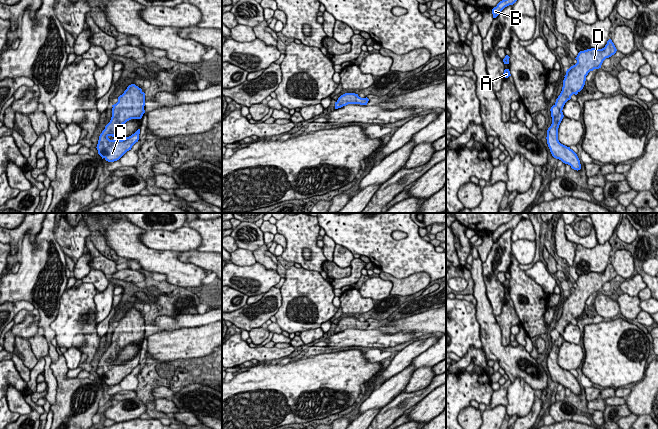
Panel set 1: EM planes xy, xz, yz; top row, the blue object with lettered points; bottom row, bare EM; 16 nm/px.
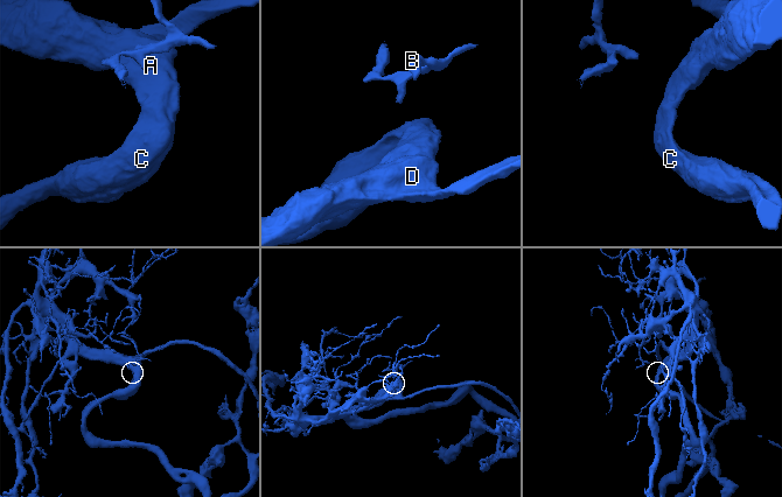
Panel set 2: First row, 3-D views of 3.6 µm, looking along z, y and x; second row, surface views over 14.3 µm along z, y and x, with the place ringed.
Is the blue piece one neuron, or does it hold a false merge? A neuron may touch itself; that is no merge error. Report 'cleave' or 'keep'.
keep

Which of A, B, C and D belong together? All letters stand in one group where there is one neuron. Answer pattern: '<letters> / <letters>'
A B C D

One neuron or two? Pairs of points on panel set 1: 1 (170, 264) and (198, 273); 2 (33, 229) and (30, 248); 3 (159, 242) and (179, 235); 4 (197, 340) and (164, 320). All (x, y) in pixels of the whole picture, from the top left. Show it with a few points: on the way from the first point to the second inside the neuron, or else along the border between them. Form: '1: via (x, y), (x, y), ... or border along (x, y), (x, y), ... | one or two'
1: via (177, 271), (179, 273), (191, 273) | one
2: border along (42, 223), (32, 241), (28, 233), (23, 238) | two
3: via (164, 240), (174, 240) | one
4: border along (201, 325), (159, 330) | two

